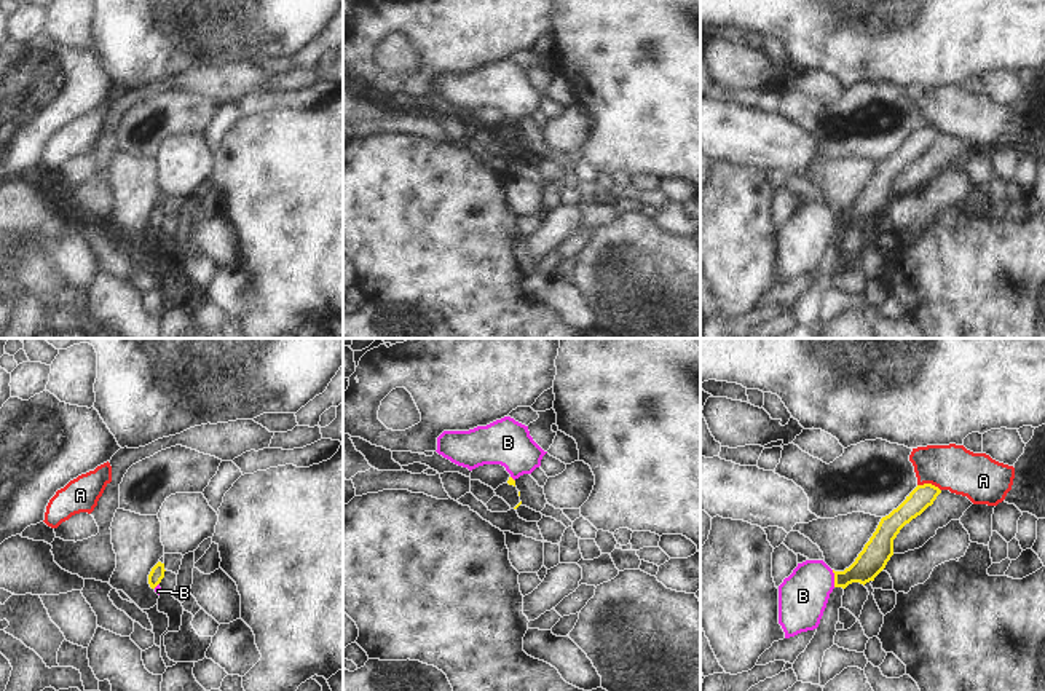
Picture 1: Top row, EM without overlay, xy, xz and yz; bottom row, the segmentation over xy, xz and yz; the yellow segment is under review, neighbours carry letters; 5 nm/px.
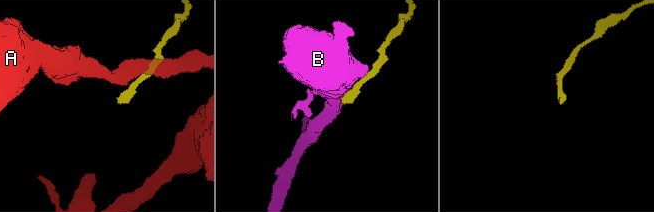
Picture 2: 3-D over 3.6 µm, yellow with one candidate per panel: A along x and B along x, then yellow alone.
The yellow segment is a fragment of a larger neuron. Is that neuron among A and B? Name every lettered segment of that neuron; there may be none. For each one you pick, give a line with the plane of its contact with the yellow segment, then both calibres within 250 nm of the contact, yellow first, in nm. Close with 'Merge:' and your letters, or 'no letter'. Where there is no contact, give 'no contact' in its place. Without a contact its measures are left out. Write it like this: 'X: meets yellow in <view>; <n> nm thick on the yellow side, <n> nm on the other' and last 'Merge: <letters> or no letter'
B: meets yellow in yz; 150 nm thick on the yellow side, 240 nm on the other
Merge: B

